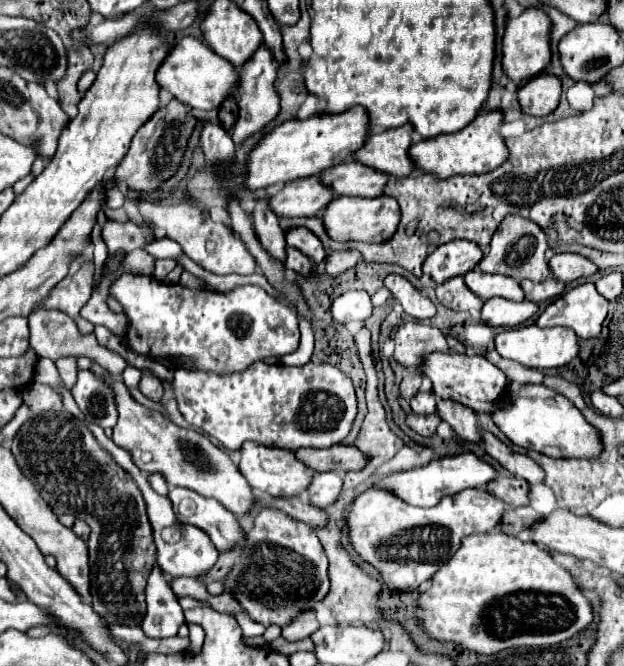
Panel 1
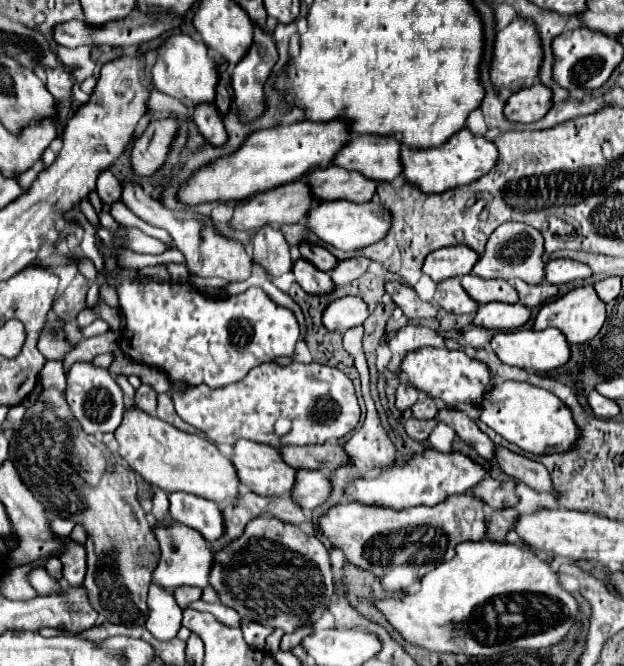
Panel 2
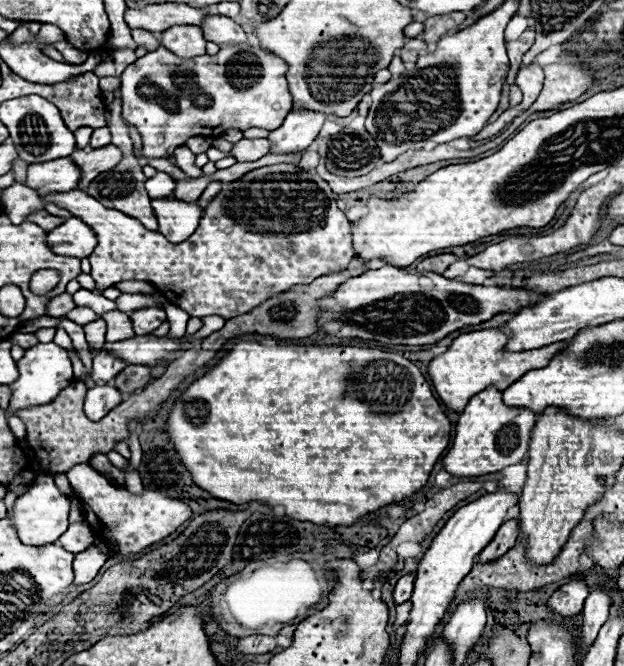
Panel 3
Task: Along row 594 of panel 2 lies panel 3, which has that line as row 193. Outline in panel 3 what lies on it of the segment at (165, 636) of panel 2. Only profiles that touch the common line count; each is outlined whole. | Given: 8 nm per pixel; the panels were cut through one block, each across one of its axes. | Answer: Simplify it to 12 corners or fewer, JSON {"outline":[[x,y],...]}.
{"outline":[[166,172],[146,180],[152,200],[170,198],[176,182]]}

